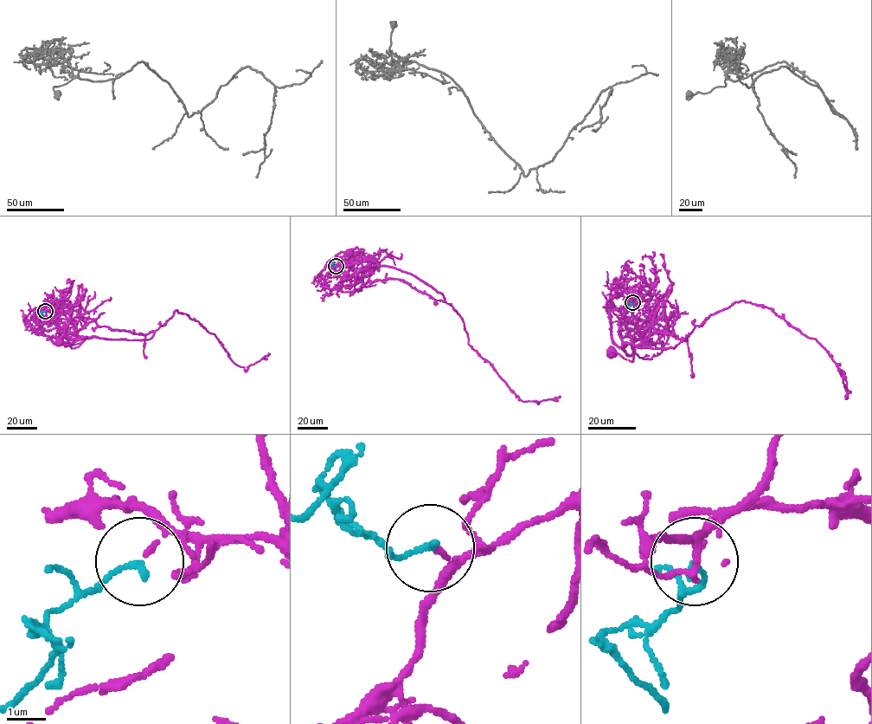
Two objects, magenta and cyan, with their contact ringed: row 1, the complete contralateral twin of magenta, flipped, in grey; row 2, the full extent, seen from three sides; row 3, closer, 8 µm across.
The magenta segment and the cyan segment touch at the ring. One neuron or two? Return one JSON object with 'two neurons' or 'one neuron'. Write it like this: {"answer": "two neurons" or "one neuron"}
{"answer": "one neuron"}

